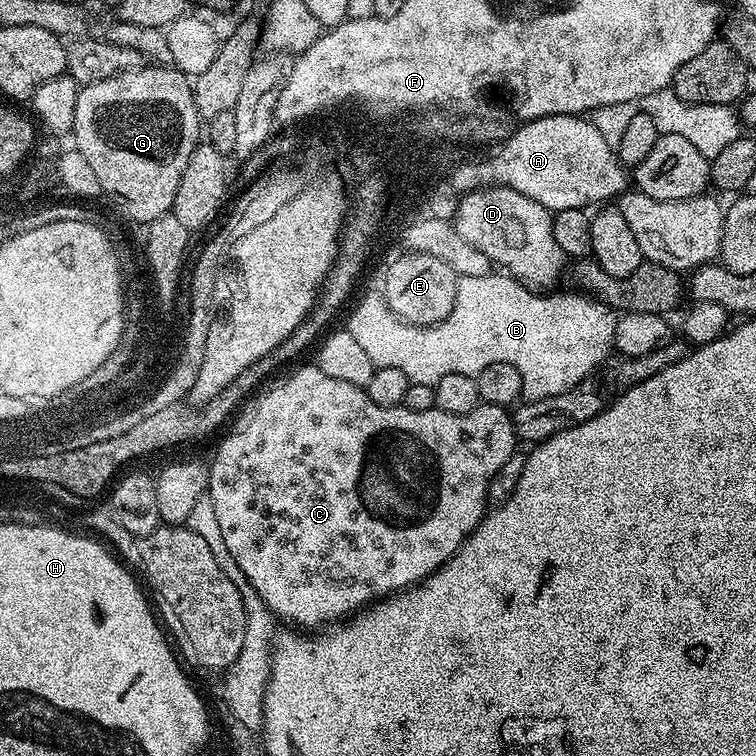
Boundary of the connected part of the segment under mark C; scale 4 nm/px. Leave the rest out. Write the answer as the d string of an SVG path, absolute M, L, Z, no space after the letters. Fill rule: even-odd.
M311 367L298 369L293 376L286 377L269 392L261 391L255 399L245 403L231 421L233 424L228 437L217 446L212 464L207 465L206 494L214 502L214 515L218 518L218 527L222 529L222 539L226 542L230 558L238 562L248 584L258 594L260 601L272 611L273 617L277 621L285 620L288 623L285 625L295 626L300 630L320 630L343 621L386 596L395 596L397 592L419 584L439 570L484 519L484 499L489 499L492 479L500 475L502 466L506 466L506 462L517 451L516 444L518 445L512 417L503 404L481 402L477 408L470 410L470 414L457 416L446 414L437 407L430 410L410 410L403 406L383 408L368 397L365 389L350 382L338 382L338 378L322 374L320 367Z

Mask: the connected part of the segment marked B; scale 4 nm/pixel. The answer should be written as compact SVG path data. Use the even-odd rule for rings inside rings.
M491 274L486 277L461 276L456 282L454 310L440 324L407 324L399 320L384 301L383 295L368 296L348 316L346 330L354 334L363 352L377 368L402 370L413 384L436 385L446 374L476 376L494 362L506 362L522 374L522 393L528 400L554 398L578 382L592 375L613 351L614 326L617 313L607 305L584 294L568 292L565 296L541 294L526 284L521 284L507 274Z

